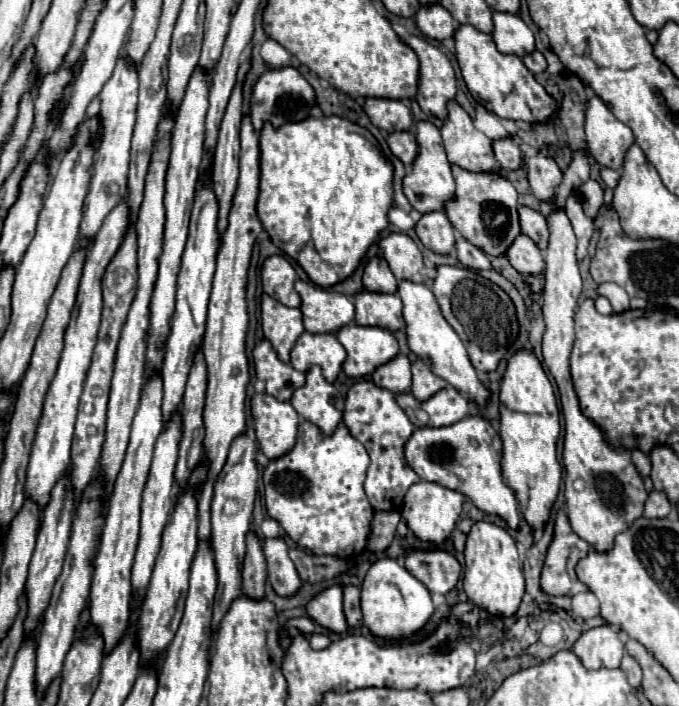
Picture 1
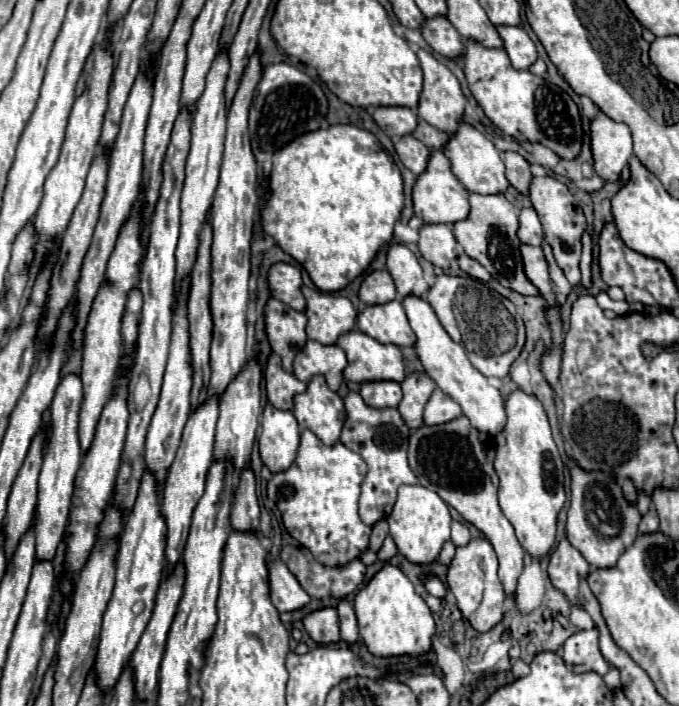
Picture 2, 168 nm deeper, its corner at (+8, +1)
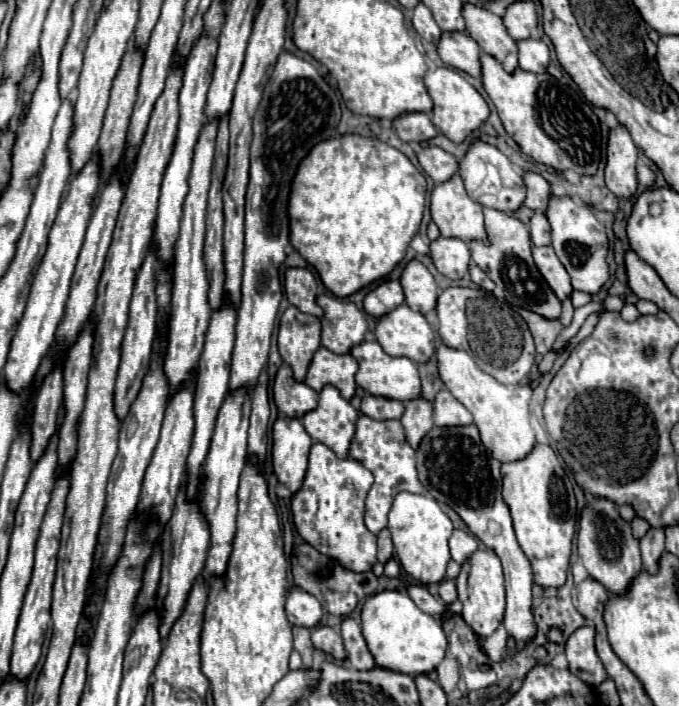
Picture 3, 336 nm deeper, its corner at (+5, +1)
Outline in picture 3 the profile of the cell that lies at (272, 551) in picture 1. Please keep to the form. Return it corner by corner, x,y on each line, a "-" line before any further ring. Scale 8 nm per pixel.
291,587
285,601
287,619
299,627
315,627
323,615
321,603
299,587

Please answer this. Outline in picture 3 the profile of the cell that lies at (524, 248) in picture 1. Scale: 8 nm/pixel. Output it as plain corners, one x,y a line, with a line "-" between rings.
549,245
547,247
533,247
533,259
535,259
539,273
545,277
545,281
553,289
553,293
561,301
567,299
573,291
571,279
569,279
569,273
565,271
565,267
559,263
553,247
549,247

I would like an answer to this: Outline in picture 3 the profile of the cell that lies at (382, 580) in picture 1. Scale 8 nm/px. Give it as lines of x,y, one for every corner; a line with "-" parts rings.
385,589
369,595
361,611
361,629
377,667
407,675
421,675
433,671
445,657
447,637
439,617
423,613
407,591

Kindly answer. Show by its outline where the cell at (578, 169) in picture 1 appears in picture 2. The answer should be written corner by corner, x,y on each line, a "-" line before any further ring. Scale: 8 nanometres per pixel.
546,241
542,243
542,249
544,249
546,259
548,259
548,263
550,263
550,277
552,277
552,285
554,285
556,301
558,301
558,303
560,303
560,307
562,307
562,305
564,305
564,301
566,301
566,297
568,297
568,293
572,291
572,285
566,281
566,277
564,277
562,269
556,265
554,255
552,255
552,251
550,251
550,245
548,245

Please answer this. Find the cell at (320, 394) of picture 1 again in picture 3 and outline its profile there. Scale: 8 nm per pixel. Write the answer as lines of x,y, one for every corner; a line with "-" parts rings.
325,385
319,393
319,405
307,411
301,421
313,441
327,445
339,457
347,457
347,447
355,433
355,419
357,409
333,385

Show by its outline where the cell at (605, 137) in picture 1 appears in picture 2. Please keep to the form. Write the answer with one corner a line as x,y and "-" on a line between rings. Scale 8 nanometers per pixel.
600,113
592,123
592,155
596,173
610,183
620,179
620,173
632,157
632,135
624,123
612,121

